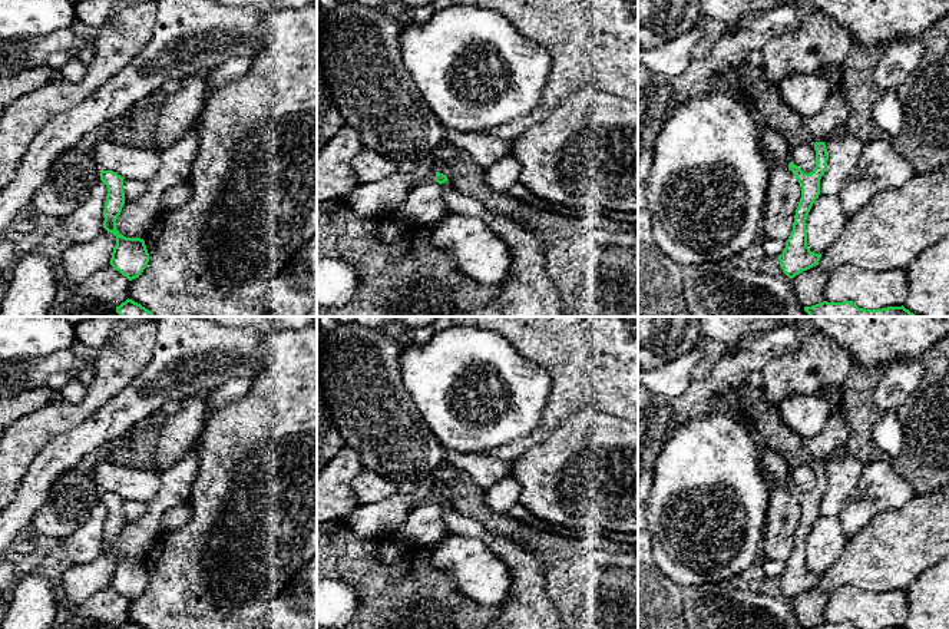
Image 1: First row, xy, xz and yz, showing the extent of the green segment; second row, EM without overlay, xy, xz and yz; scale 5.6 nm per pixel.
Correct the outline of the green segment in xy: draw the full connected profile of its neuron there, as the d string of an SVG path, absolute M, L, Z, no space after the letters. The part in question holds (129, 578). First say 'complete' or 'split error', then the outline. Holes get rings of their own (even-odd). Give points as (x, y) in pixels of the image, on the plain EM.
complete | M102 491L100 501L108 509L103 530L103 549L116 557L110 586L129 602L138 599L149 583L145 562L140 559L126 559L116 550L116 540L125 526L123 500L113 491Z

